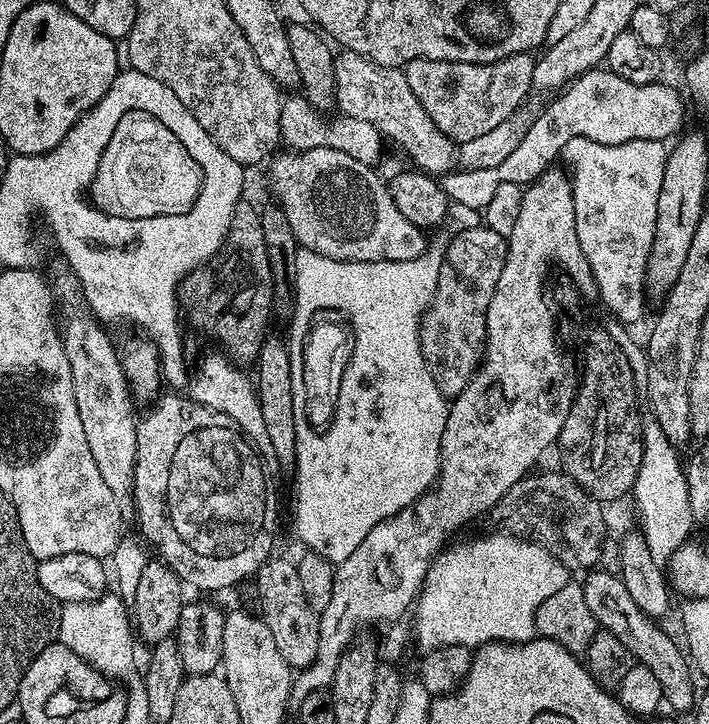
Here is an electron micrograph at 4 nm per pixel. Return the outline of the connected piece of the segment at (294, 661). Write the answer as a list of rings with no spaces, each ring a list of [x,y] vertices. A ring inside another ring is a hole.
[[[278,556],[269,557],[254,579],[259,590],[261,617],[270,626],[274,642],[278,650],[282,650],[282,658],[286,658],[286,662],[294,670],[309,668],[316,661],[318,654],[320,618],[305,598],[297,563]]]

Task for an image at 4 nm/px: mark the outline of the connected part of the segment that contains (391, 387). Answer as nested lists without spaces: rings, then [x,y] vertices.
[[[303,250],[296,253],[290,340],[304,351],[304,360],[296,358],[292,362],[294,410],[302,414],[302,404],[318,399],[310,393],[319,391],[320,386],[342,384],[342,374],[348,368],[358,370],[358,398],[382,400],[382,422],[378,422],[378,426],[358,426],[352,432],[344,432],[344,428],[338,432],[334,422],[320,422],[320,418],[305,420],[300,416],[296,419],[296,427],[300,431],[296,433],[294,486],[312,486],[310,498],[316,506],[300,508],[300,514],[290,512],[290,522],[297,538],[305,544],[304,548],[309,553],[320,555],[333,566],[350,558],[374,526],[397,516],[404,508],[411,508],[435,485],[440,475],[440,450],[444,443],[444,431],[450,422],[450,404],[444,393],[438,390],[420,345],[420,322],[440,277],[440,260],[428,259],[354,262],[331,260],[322,254]]]

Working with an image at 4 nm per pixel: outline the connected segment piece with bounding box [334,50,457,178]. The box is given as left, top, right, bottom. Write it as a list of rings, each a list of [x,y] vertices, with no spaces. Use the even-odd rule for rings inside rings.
[[[347,50],[339,53],[334,64],[336,79],[336,105],[343,115],[350,118],[362,118],[379,130],[381,136],[392,140],[413,160],[421,172],[439,178],[444,173],[453,171],[457,163],[457,145],[438,126],[434,126],[430,114],[422,110],[422,102],[414,98],[410,82],[406,82],[400,68],[387,68],[375,64],[356,52]]]

